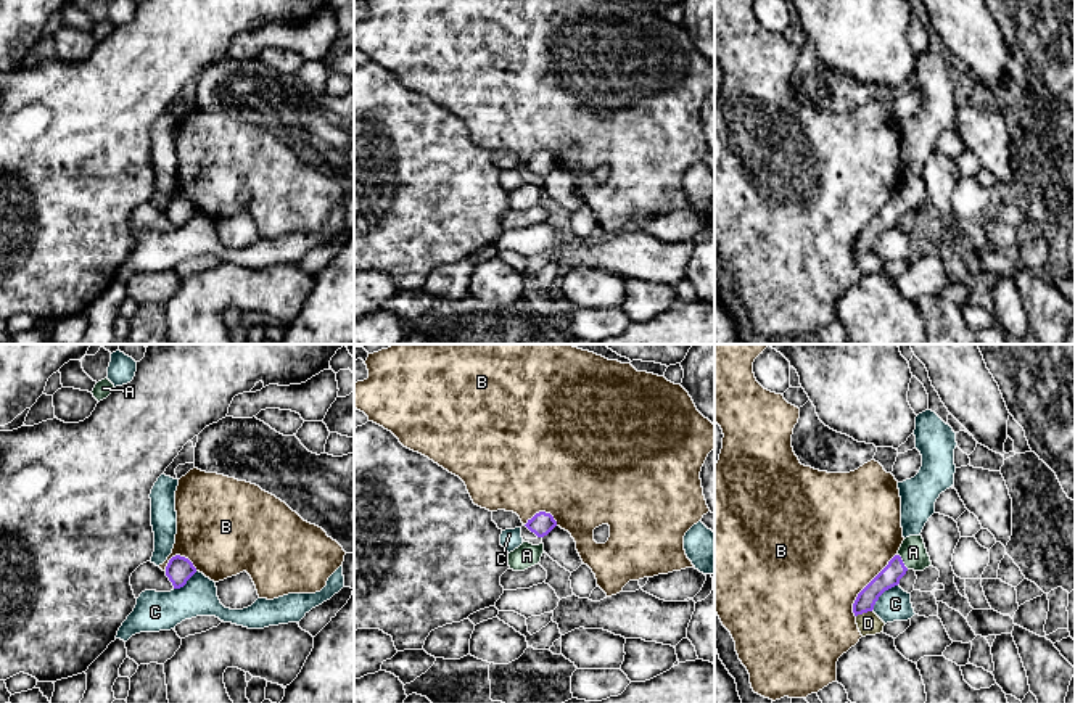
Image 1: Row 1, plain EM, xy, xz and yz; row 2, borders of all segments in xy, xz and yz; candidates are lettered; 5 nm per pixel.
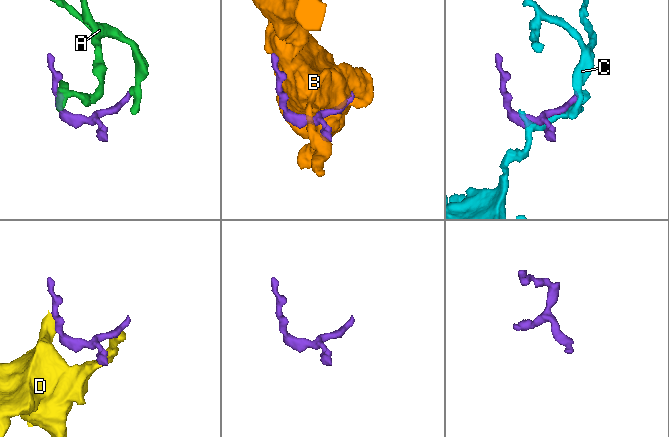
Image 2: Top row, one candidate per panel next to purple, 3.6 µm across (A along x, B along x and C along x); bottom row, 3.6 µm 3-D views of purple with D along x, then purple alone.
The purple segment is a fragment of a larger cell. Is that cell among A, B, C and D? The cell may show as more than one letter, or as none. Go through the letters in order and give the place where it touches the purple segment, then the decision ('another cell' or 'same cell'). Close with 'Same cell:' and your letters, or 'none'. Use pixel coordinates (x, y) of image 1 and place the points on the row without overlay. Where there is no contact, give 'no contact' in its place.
A: contact yz (902, 201); same cell
B: contact yz (866, 226); another cell
C: contact yz (881, 234); another cell
D: contact yz (863, 251); another cell
Same cell: A

